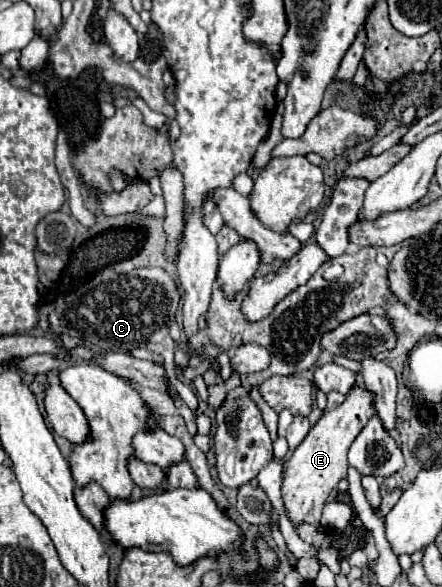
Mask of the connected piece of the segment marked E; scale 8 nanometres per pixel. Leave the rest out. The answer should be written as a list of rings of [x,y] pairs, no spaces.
[[[353,386],[353,390],[347,394],[347,400],[339,408],[323,412],[307,438],[295,448],[295,452],[287,460],[281,486],[285,514],[293,526],[299,526],[303,522],[319,522],[323,504],[327,502],[329,494],[337,488],[337,482],[341,478],[347,478],[347,450],[373,414],[373,396],[369,396],[369,392],[361,390],[359,386]]]

